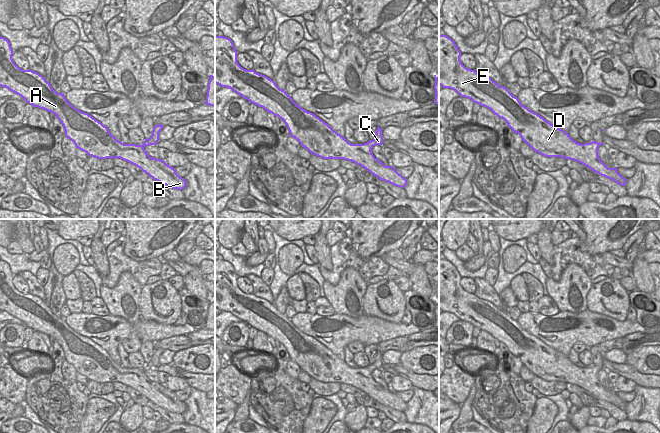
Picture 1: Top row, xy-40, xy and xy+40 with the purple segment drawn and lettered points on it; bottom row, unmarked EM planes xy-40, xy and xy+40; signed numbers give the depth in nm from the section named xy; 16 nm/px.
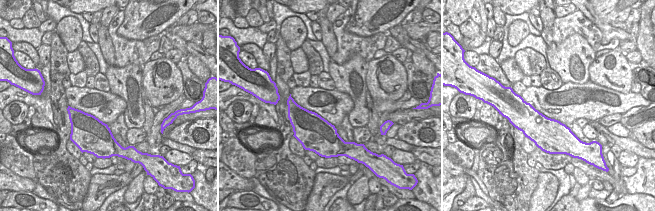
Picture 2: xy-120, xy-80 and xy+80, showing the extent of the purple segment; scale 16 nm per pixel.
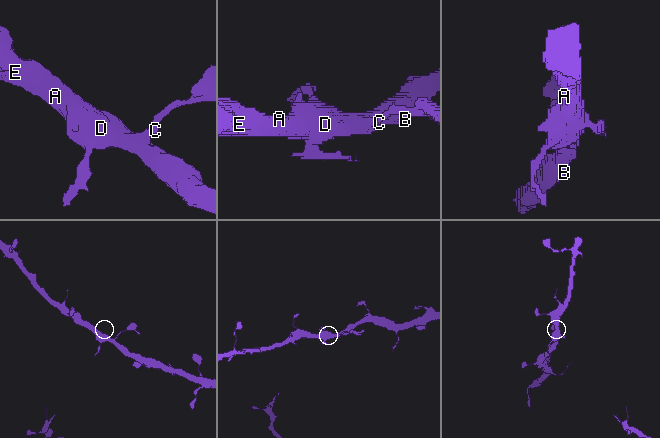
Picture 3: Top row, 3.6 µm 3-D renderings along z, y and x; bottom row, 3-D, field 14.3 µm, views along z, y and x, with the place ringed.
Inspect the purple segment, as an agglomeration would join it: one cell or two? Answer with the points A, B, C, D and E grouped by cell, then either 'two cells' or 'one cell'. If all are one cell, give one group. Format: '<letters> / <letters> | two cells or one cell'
A B C D E | one cell

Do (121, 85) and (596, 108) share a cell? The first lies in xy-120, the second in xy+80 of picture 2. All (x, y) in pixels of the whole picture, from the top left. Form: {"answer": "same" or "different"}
{"answer": "different"}

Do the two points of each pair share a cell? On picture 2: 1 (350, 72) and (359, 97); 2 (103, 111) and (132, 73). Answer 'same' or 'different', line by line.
1: same
2: different

